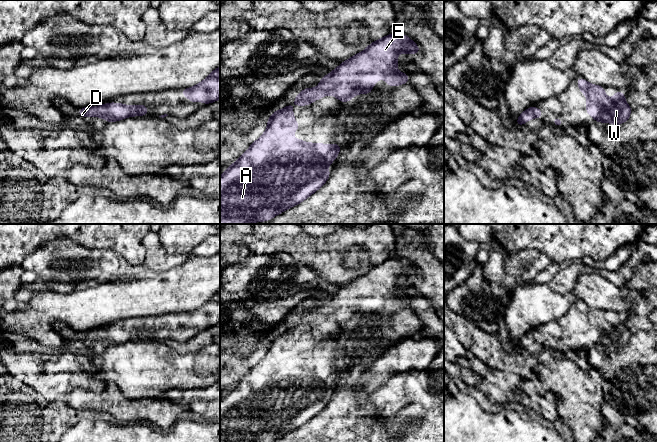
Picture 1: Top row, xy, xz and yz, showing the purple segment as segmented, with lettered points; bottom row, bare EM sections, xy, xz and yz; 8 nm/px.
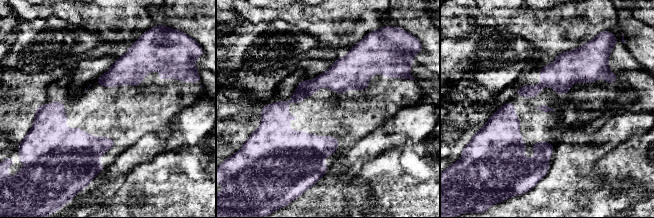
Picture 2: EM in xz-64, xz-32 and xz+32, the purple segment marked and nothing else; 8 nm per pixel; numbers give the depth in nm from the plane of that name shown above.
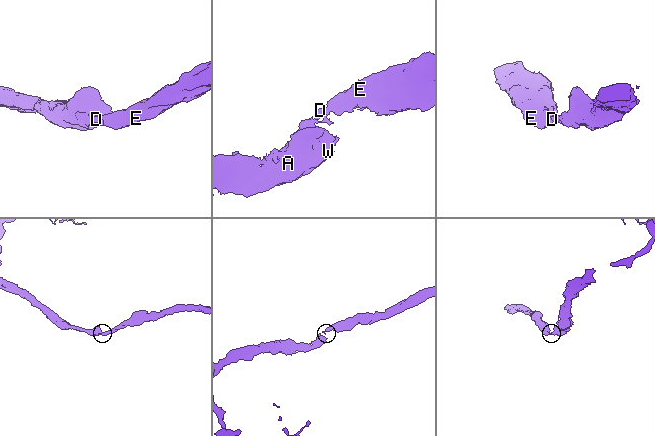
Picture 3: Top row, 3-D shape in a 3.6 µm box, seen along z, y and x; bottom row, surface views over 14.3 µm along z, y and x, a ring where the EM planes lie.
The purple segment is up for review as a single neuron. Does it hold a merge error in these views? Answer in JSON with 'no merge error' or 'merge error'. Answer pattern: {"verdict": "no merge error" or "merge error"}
{"verdict": "no merge error"}

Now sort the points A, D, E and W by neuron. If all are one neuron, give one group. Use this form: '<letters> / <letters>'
A D E W

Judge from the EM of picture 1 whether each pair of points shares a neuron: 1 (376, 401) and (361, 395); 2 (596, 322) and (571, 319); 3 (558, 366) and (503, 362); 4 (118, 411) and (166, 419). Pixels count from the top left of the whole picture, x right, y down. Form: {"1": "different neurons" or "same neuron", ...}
{"1": "different neurons", "2": "same neuron", "3": "different neurons", "4": "same neuron"}

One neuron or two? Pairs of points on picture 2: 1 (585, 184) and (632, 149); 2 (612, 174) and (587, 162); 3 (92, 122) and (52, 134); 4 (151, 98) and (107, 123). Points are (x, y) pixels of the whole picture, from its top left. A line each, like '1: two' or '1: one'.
1: two
2: two
3: one
4: one

